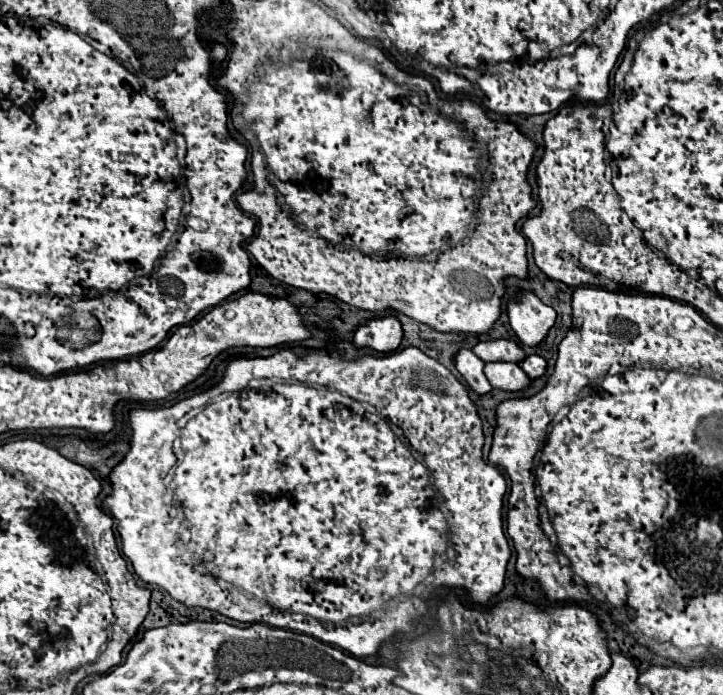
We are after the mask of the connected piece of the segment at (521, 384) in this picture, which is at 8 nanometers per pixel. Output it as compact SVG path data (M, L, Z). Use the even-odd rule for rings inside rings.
M509 361L485 363L485 375L495 389L519 391L529 385L529 377L525 375L525 371L517 363L509 363Z

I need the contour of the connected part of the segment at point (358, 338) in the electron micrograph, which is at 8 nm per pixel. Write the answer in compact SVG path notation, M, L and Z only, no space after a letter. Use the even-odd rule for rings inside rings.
M395 315L387 317L373 317L365 325L355 331L355 345L357 347L371 347L381 353L395 351L401 343L403 329Z

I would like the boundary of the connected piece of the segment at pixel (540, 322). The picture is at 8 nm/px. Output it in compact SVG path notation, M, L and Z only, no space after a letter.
M519 289L517 297L507 303L507 315L515 335L523 345L537 345L557 317L553 307L541 303L535 293L525 289Z

